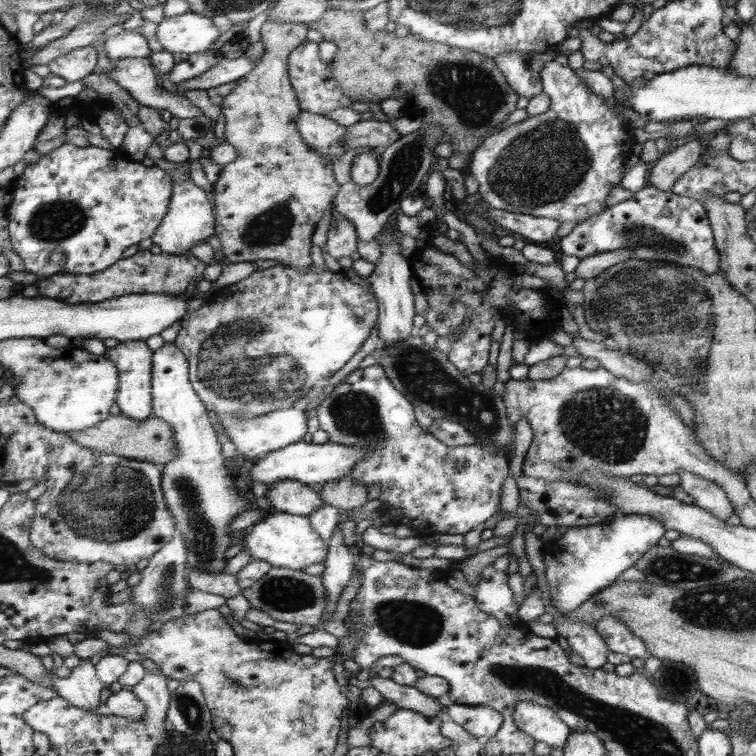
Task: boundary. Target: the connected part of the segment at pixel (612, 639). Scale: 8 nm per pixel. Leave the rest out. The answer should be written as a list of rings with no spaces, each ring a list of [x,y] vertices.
[[[618,616],[600,618],[595,630],[602,636],[607,647],[612,652],[626,654],[632,659],[643,658],[646,660],[649,649],[647,644],[644,644],[643,640],[638,636],[632,634],[630,628],[626,626],[626,622],[622,622]]]

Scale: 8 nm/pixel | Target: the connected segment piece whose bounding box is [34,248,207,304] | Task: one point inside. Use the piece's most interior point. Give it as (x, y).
(144, 272)

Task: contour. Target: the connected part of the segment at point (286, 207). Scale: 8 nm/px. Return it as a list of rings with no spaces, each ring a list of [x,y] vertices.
[[[267,20],[261,27],[261,41],[264,43],[265,53],[261,57],[260,64],[255,66],[247,76],[236,80],[236,89],[234,89],[229,96],[224,98],[223,104],[221,105],[222,115],[224,115],[224,120],[226,121],[226,132],[224,132],[223,139],[227,144],[233,145],[236,151],[238,151],[238,160],[234,160],[231,164],[225,165],[220,172],[220,176],[218,176],[218,179],[213,184],[214,206],[216,207],[216,238],[222,243],[221,250],[231,263],[255,263],[257,260],[275,260],[278,262],[278,265],[308,270],[312,264],[312,260],[310,260],[310,246],[313,246],[313,244],[310,244],[312,232],[314,232],[314,228],[317,228],[318,222],[320,222],[322,216],[324,216],[324,212],[333,206],[333,198],[338,194],[338,189],[340,188],[340,185],[334,178],[333,164],[328,159],[320,158],[320,156],[314,154],[314,152],[311,151],[311,146],[300,136],[301,133],[298,128],[296,128],[296,119],[300,117],[300,110],[302,110],[302,108],[299,107],[298,96],[296,95],[295,88],[292,87],[287,64],[290,54],[307,40],[306,33],[308,29],[306,23]]]

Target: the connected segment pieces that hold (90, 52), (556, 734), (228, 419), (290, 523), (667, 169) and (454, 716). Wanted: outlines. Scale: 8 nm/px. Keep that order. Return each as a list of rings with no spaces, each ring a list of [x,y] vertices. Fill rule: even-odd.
[[[92,45],[79,47],[51,60],[47,66],[50,73],[64,78],[68,83],[93,74],[96,67],[98,51]]]
[[[530,700],[516,705],[514,721],[520,730],[538,742],[549,744],[552,749],[564,748],[573,732],[556,711]]]
[[[290,405],[288,408],[273,410],[270,414],[257,415],[252,418],[246,416],[237,419],[232,415],[222,416],[221,424],[232,444],[236,446],[237,452],[251,461],[302,440],[307,432],[307,418],[308,413],[305,409],[298,410]]]
[[[271,511],[254,524],[250,532],[242,543],[244,549],[248,549],[252,559],[264,560],[271,567],[303,571],[312,564],[325,563],[326,556],[331,553],[330,543],[316,532],[307,516]]]
[[[700,136],[690,139],[687,144],[676,148],[672,152],[660,155],[656,164],[649,170],[646,186],[653,186],[658,190],[671,191],[684,174],[696,166],[706,150],[700,142]]]
[[[451,701],[443,702],[442,713],[448,713],[453,721],[461,724],[470,734],[492,739],[503,724],[503,716],[489,707],[472,707]]]

